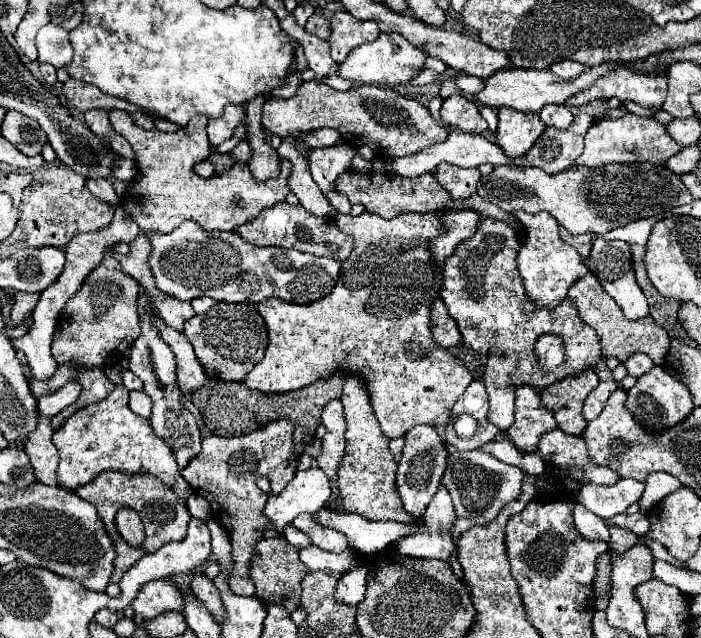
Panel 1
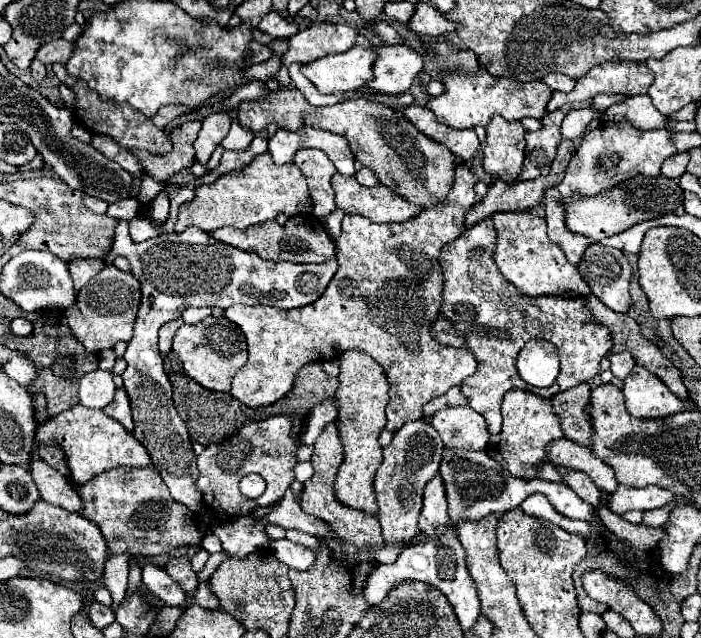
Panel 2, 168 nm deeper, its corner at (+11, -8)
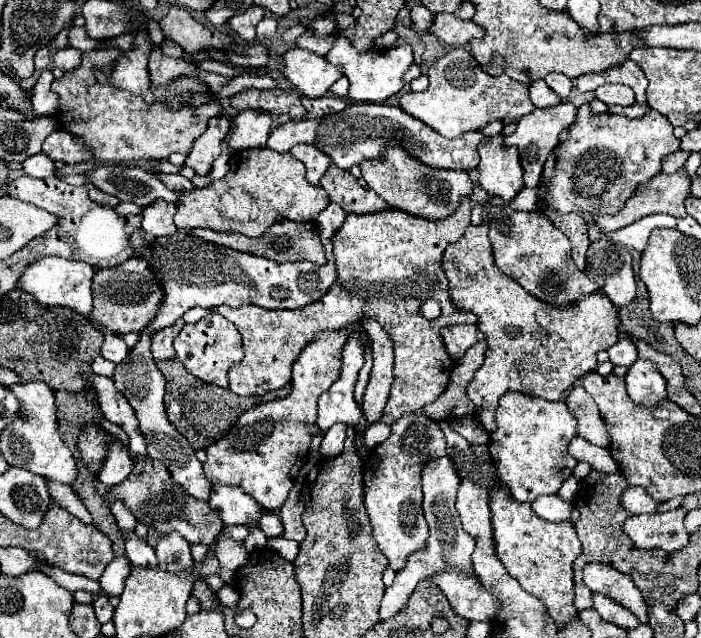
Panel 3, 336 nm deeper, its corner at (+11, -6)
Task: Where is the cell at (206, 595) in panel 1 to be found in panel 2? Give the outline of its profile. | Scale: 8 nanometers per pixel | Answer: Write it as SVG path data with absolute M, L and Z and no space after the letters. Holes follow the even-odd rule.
M181 556L181 558L171 558L171 560L167 562L167 574L185 590L187 596L191 596L191 598L195 596L195 590L197 590L199 580L197 580L197 574L195 574L193 568L191 568L189 558L185 558L185 556Z

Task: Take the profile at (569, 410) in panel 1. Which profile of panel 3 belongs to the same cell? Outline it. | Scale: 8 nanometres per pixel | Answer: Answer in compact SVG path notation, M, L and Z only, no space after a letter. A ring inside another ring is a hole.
M577 386L571 392L571 396L567 398L567 406L579 424L579 436L583 436L585 440L589 440L597 446L609 448L611 436L605 428L605 422L599 416L599 408L597 408L595 400L587 394L587 390L583 386Z

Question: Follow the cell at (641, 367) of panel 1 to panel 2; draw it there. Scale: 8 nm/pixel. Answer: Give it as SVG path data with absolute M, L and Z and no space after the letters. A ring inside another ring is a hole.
M629 352L611 354L609 360L611 360L611 372L613 372L617 378L621 378L621 380L625 380L625 376L627 376L627 374L631 372L631 368L635 366L635 362L633 362L633 358L631 358Z

